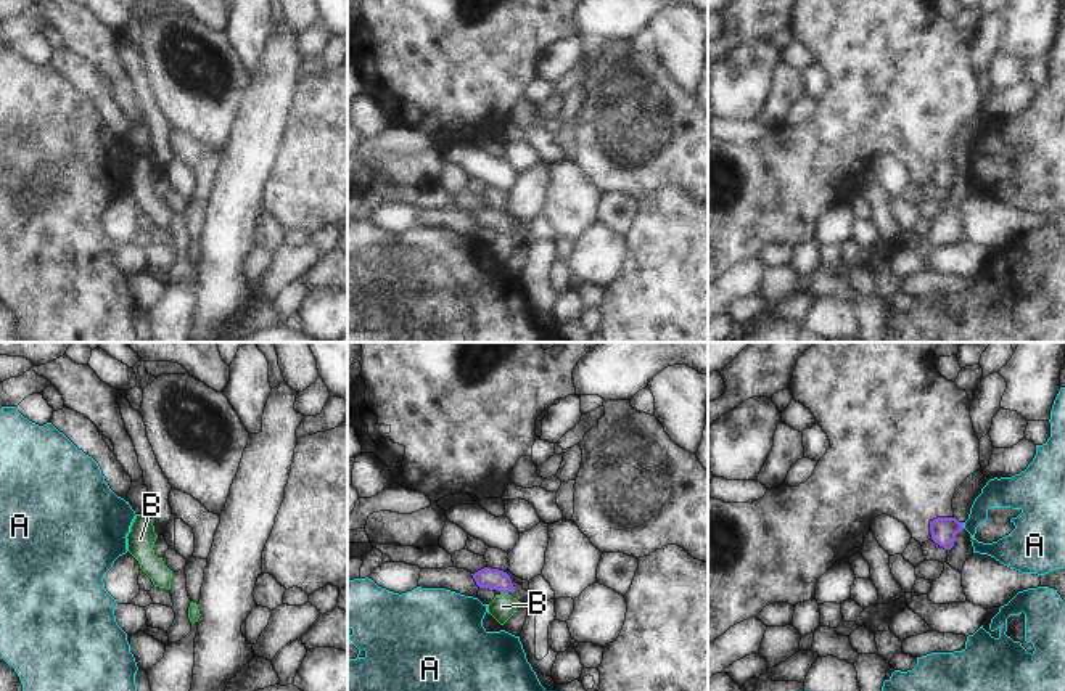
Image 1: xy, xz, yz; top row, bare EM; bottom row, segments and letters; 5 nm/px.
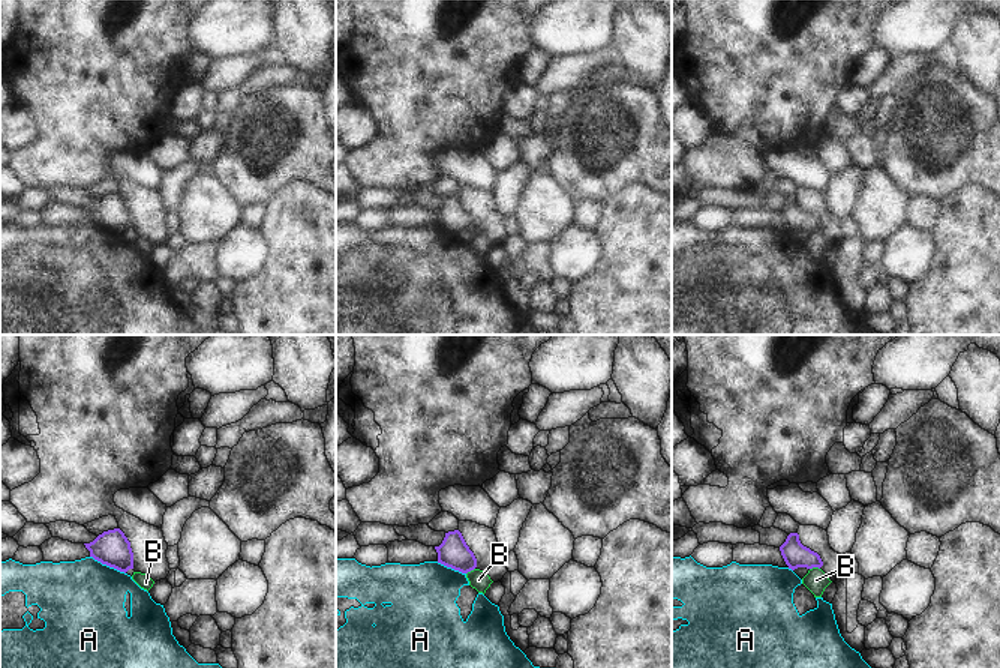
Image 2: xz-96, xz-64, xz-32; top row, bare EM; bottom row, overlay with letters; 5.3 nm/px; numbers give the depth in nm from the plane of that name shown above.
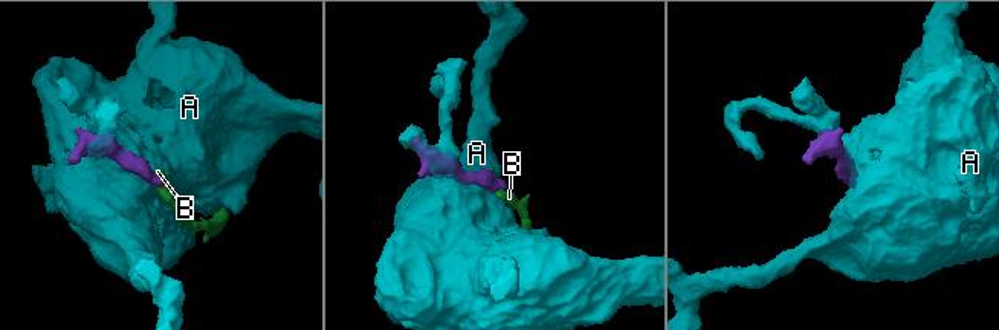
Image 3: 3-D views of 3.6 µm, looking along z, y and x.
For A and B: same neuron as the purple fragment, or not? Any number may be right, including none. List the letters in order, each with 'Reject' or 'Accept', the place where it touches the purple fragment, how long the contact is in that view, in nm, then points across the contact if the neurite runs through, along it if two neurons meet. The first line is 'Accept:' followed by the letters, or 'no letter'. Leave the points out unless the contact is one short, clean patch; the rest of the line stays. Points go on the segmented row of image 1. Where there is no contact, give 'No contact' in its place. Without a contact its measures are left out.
Accept: no letter
A: Reject. Touches purple at yz (962, 526). Shared border 30 nm
B: Reject. Touches purple at xz (504, 592). Shared border 40 nm. Boundary: xz (501, 592), (507, 593)

